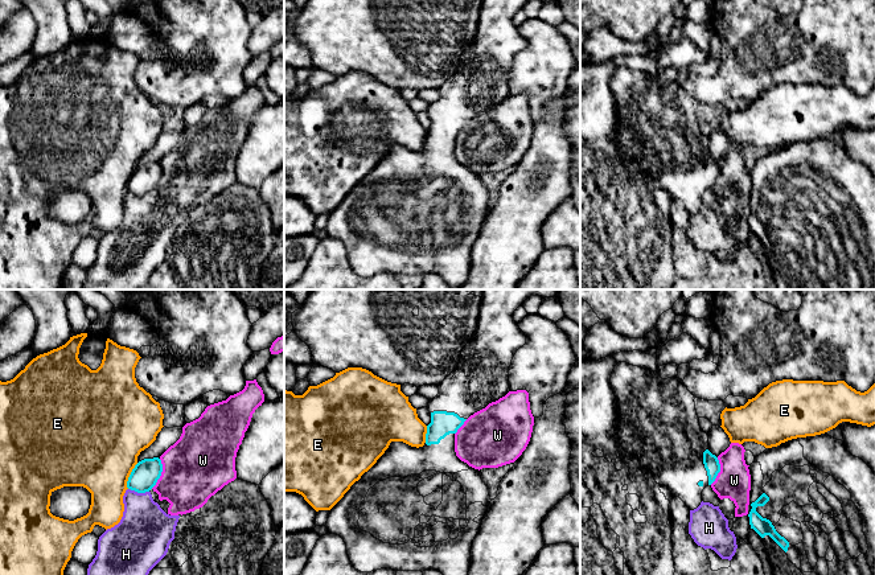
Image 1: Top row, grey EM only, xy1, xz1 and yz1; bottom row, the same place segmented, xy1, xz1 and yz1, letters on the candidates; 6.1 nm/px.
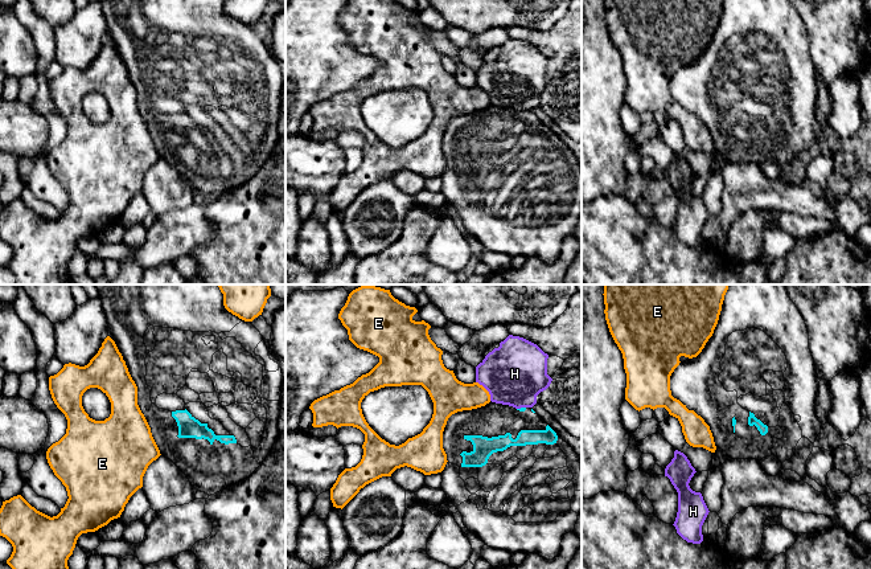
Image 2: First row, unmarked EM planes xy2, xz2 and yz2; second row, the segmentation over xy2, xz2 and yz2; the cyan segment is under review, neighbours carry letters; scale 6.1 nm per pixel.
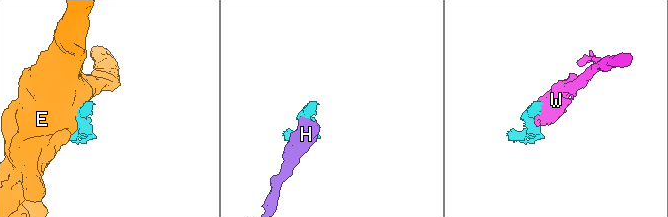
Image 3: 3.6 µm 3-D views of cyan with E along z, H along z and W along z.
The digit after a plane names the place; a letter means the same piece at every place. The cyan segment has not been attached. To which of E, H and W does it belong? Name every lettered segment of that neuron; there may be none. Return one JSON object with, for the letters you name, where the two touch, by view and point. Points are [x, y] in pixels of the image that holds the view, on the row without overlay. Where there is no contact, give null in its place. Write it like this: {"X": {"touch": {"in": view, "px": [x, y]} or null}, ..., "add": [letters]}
{"add": []}

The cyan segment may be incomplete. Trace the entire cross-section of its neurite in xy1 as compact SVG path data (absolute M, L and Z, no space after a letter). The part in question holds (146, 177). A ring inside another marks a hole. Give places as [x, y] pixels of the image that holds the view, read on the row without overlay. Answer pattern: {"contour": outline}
{"contour": "M159 161L144 163L139 165L132 173L127 192L137 197L149 196L160 182L163 168Z"}

